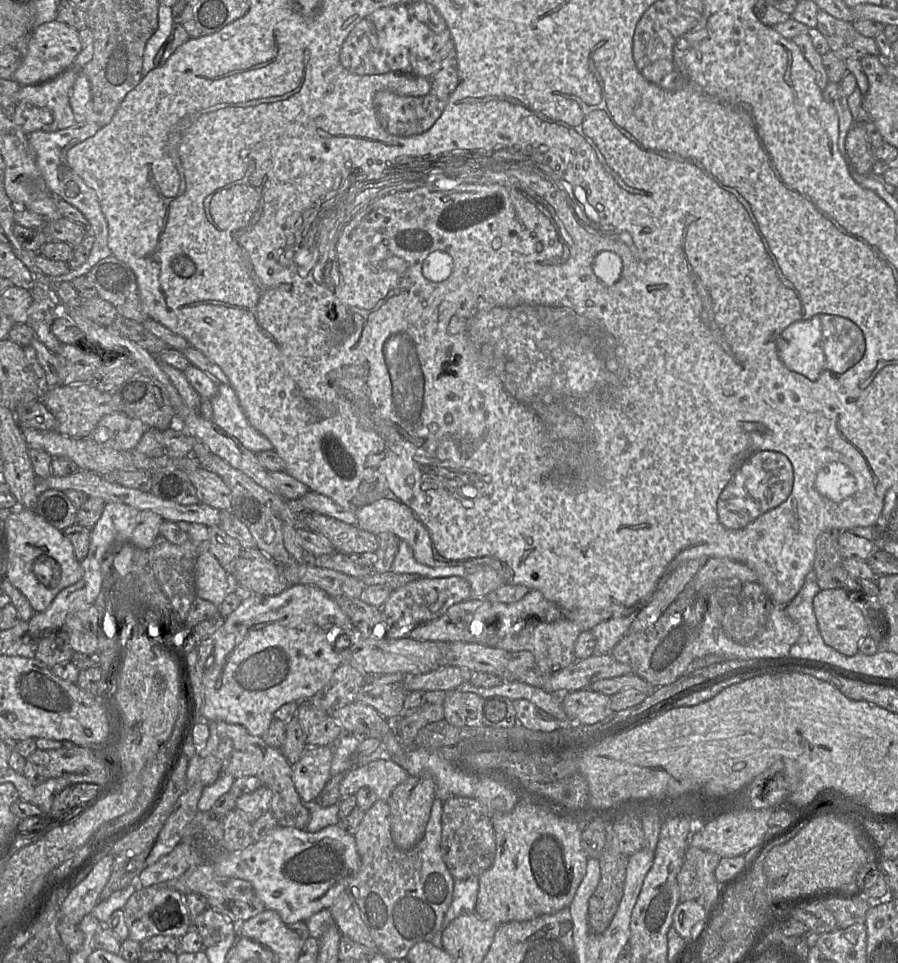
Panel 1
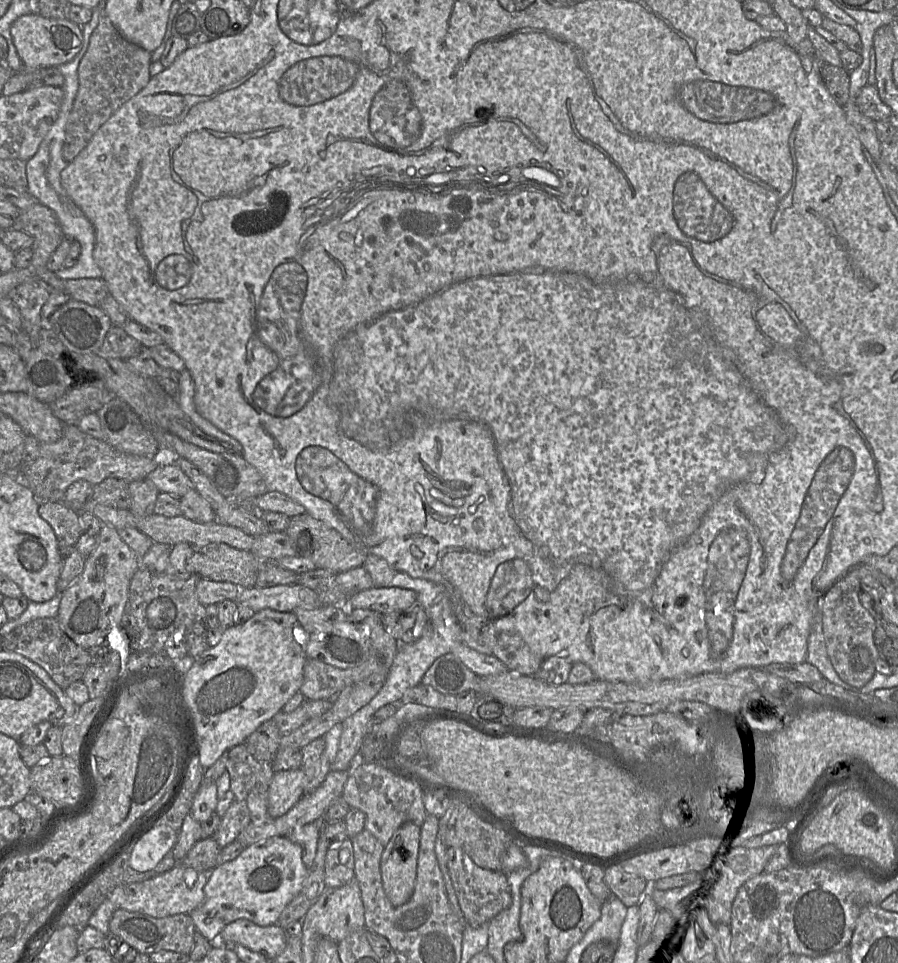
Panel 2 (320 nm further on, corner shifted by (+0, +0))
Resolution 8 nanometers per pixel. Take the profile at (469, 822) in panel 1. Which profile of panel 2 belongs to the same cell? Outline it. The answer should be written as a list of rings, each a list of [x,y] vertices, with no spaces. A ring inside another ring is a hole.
[[[447,848],[447,867],[465,923],[471,927],[488,924],[491,919],[512,903],[511,890],[506,874],[477,866],[460,848]]]

